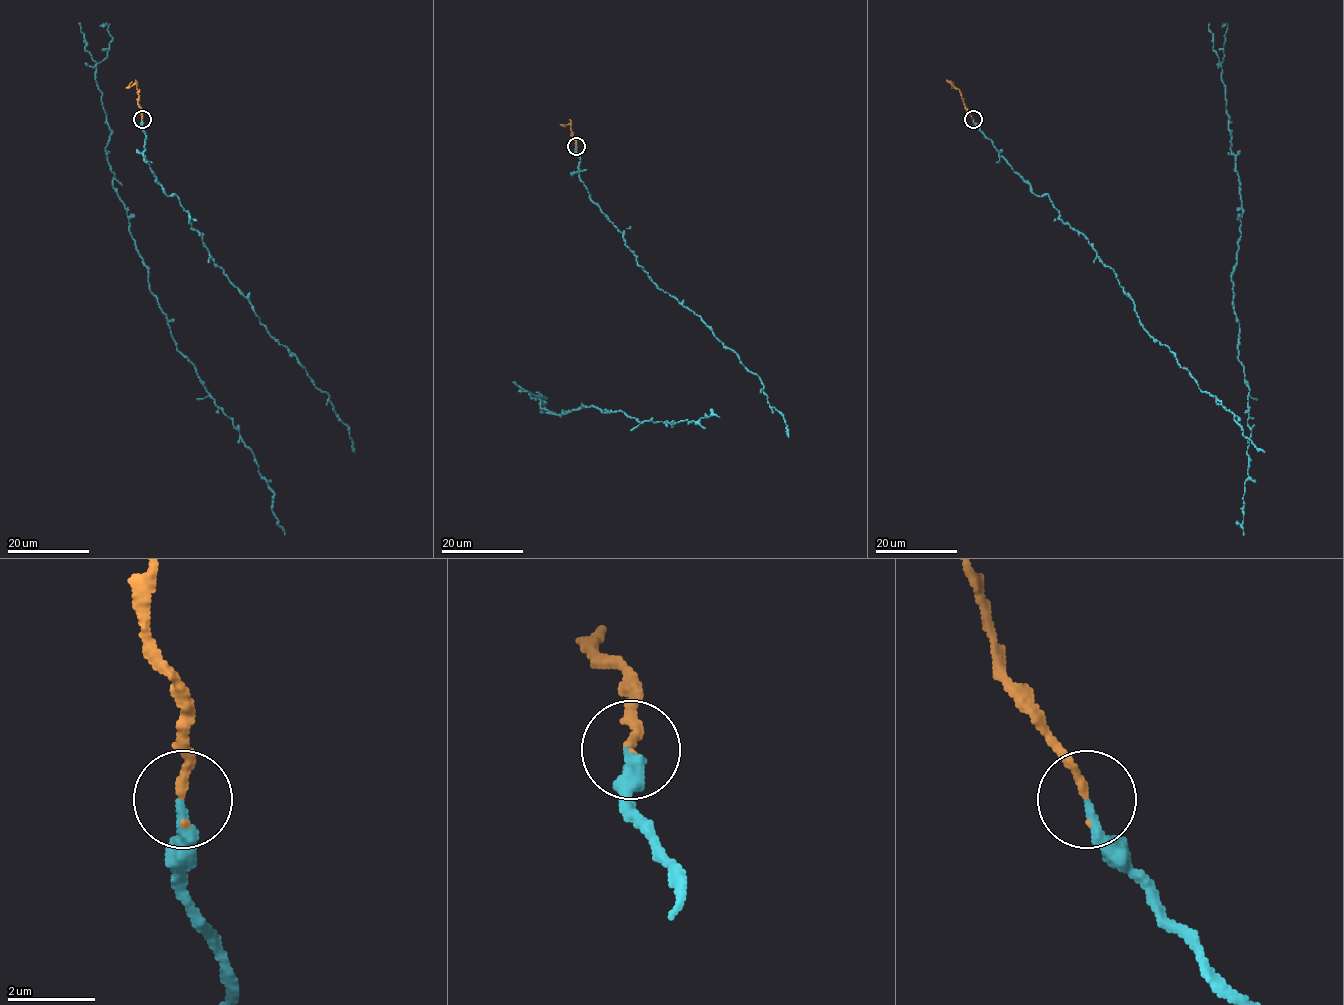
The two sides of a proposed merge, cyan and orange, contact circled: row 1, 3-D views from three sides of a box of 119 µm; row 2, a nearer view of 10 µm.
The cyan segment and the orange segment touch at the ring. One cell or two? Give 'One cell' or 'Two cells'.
One cell

